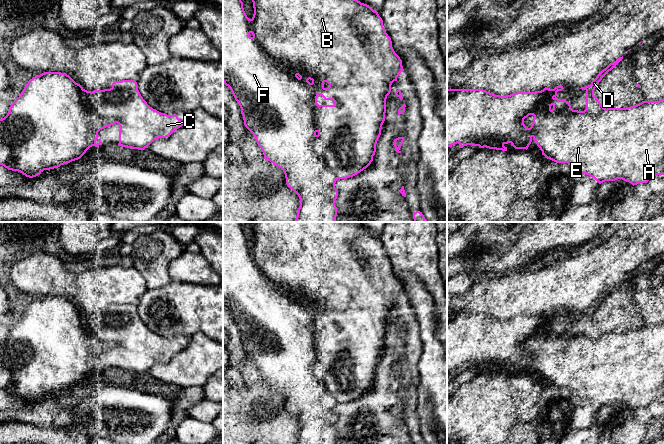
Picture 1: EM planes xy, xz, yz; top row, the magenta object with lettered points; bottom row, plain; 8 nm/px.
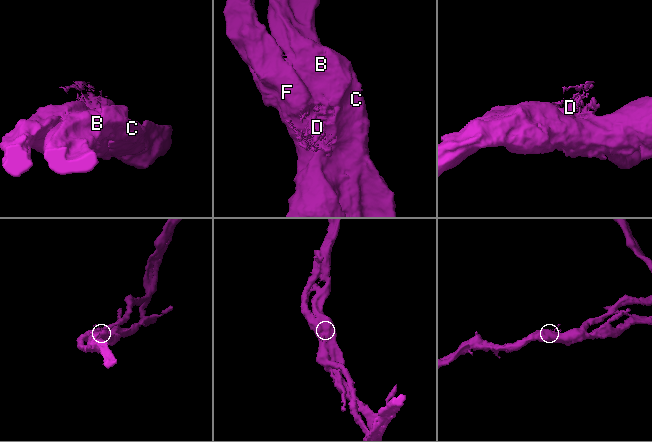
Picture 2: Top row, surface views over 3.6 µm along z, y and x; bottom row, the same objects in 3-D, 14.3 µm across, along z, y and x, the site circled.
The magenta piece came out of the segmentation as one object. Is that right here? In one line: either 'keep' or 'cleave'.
cleave

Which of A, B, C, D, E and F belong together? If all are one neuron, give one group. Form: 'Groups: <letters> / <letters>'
Groups: A E F / B C D

